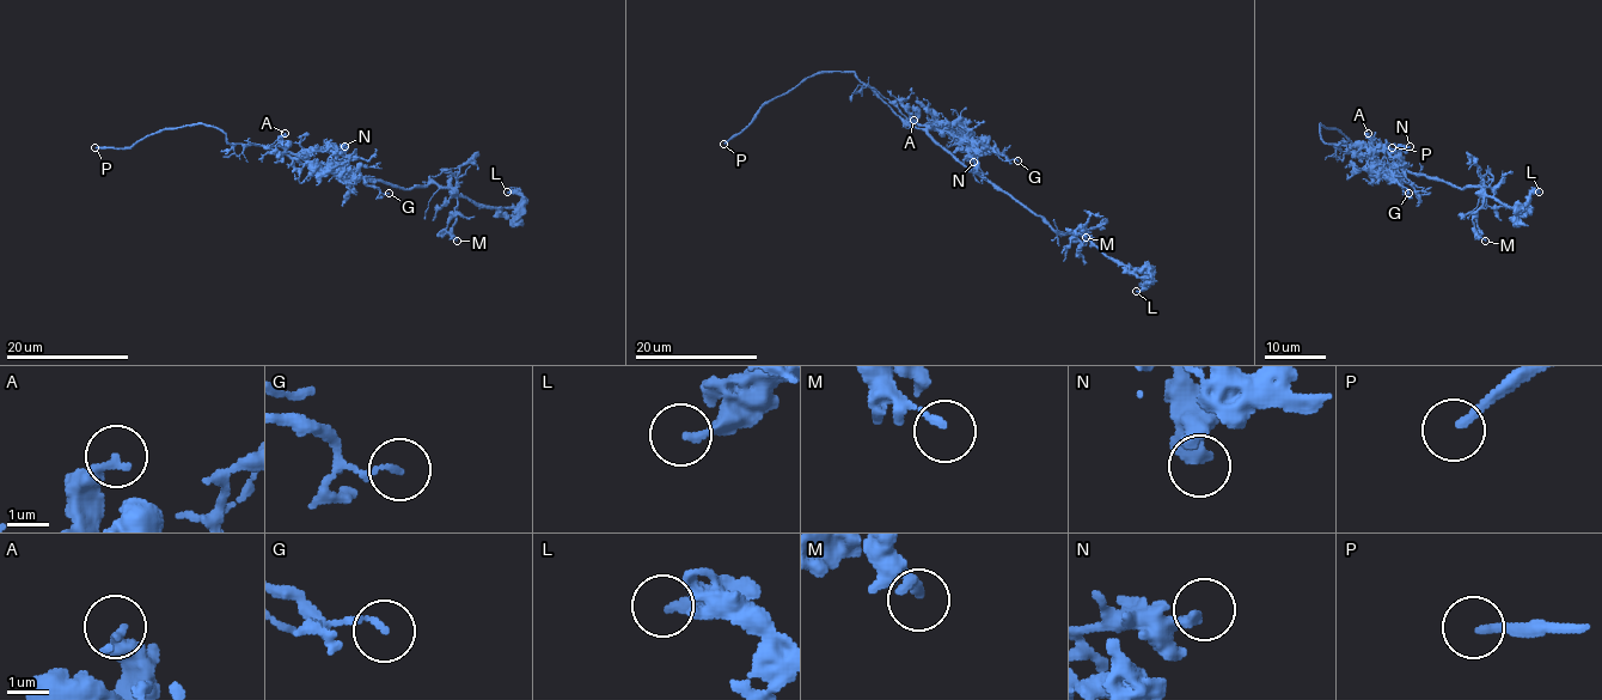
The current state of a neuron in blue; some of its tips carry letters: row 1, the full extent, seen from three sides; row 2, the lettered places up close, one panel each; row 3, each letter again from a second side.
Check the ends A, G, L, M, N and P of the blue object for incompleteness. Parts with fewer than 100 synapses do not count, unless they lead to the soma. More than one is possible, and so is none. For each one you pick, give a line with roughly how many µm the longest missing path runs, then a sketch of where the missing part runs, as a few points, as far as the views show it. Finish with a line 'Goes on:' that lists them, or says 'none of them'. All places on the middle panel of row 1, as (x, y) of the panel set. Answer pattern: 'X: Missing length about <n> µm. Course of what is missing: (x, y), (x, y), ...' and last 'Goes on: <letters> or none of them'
P: Missing length about 15 µm. Course of what is missing: (723, 144), (708, 147), (705, 162), (690, 175), (690, 183), (685, 187)
Goes on: P

